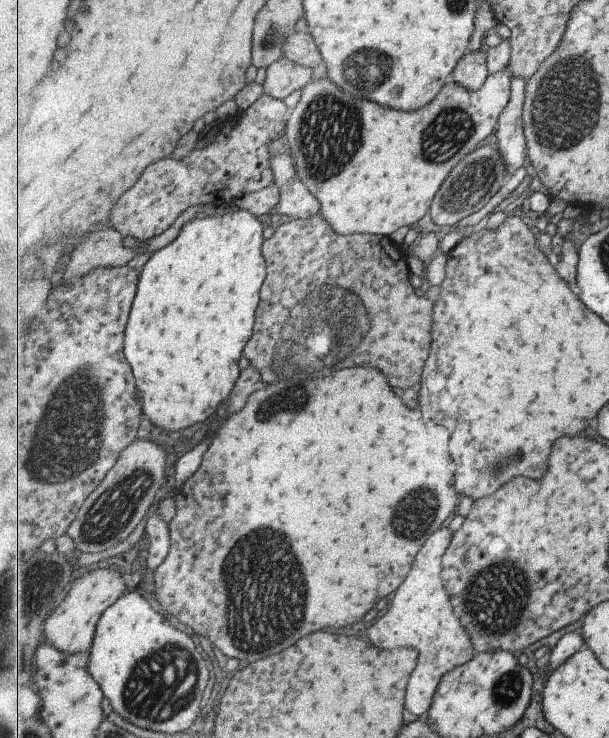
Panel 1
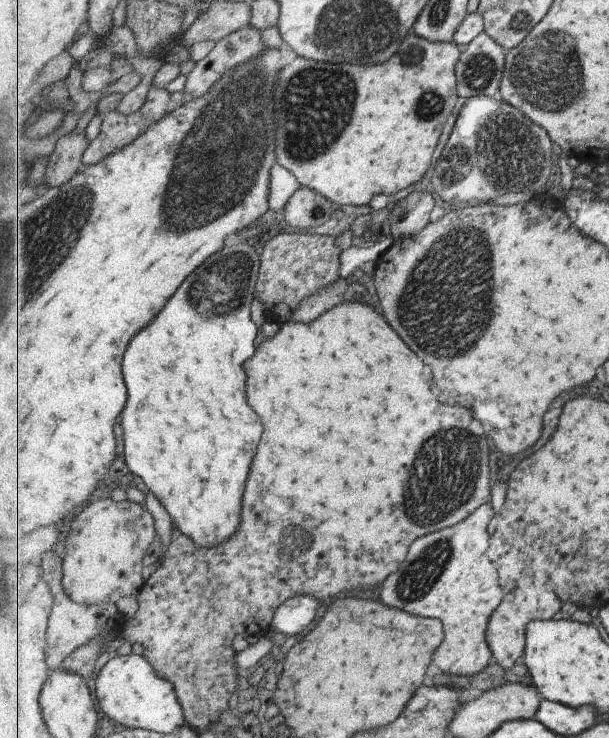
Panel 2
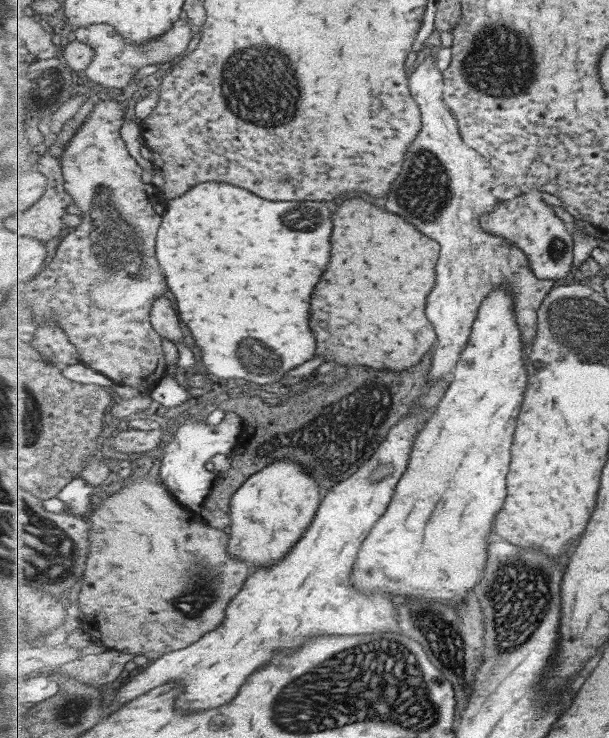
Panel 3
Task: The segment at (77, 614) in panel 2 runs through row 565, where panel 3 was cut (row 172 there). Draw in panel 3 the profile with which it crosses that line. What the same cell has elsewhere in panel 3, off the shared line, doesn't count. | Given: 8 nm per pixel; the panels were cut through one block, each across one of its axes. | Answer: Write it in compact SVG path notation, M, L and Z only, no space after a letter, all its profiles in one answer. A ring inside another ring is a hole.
M43 150L41 156L36 156L34 167L47 177L48 188L45 195L25 214L14 213L3 219L1 226L7 232L13 232L14 235L20 235L23 232L26 236L37 238L41 242L55 244L66 231L68 227L63 223L63 216L67 213L67 206L75 204L75 200L67 193L65 189L64 173L62 172L62 164L60 159L55 159L53 156L46 155Z

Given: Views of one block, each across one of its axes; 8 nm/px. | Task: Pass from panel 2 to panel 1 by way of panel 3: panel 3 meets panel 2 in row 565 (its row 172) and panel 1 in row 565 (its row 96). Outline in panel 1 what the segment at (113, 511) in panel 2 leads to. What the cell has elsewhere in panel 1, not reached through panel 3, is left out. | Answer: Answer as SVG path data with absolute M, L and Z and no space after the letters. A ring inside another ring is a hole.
M99 565L75 577L64 601L45 622L45 641L53 643L60 651L75 654L89 653L97 635L98 623L105 612L127 592L130 578L122 575L112 565Z

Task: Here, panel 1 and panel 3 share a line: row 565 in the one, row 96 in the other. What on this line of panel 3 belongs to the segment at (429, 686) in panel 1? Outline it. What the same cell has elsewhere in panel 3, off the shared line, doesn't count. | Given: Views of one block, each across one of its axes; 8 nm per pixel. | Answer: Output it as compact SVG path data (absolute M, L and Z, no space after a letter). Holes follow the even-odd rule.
M425 50L425 62L411 76L411 92L423 112L423 132L407 154L405 168L387 200L387 210L411 220L411 224L415 224L425 236L439 240L441 246L437 286L429 294L427 304L427 316L431 316L431 324L435 324L439 332L429 386L437 384L441 378L452 377L462 352L470 342L479 308L501 285L515 296L515 313L525 341L523 348L527 355L531 355L538 335L538 312L554 282L553 279L541 280L521 248L505 236L487 232L479 222L499 203L491 188L495 168L463 137L458 118L444 99L446 78L442 71L437 65L437 52ZM445 228L447 234L441 234Z

